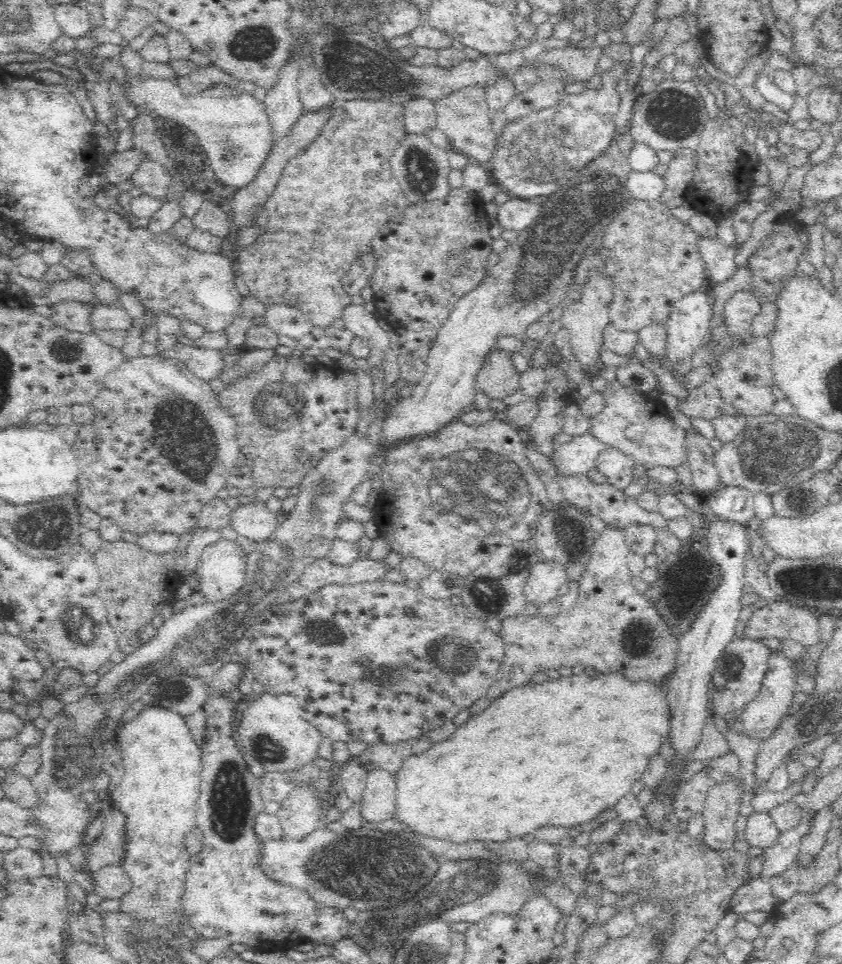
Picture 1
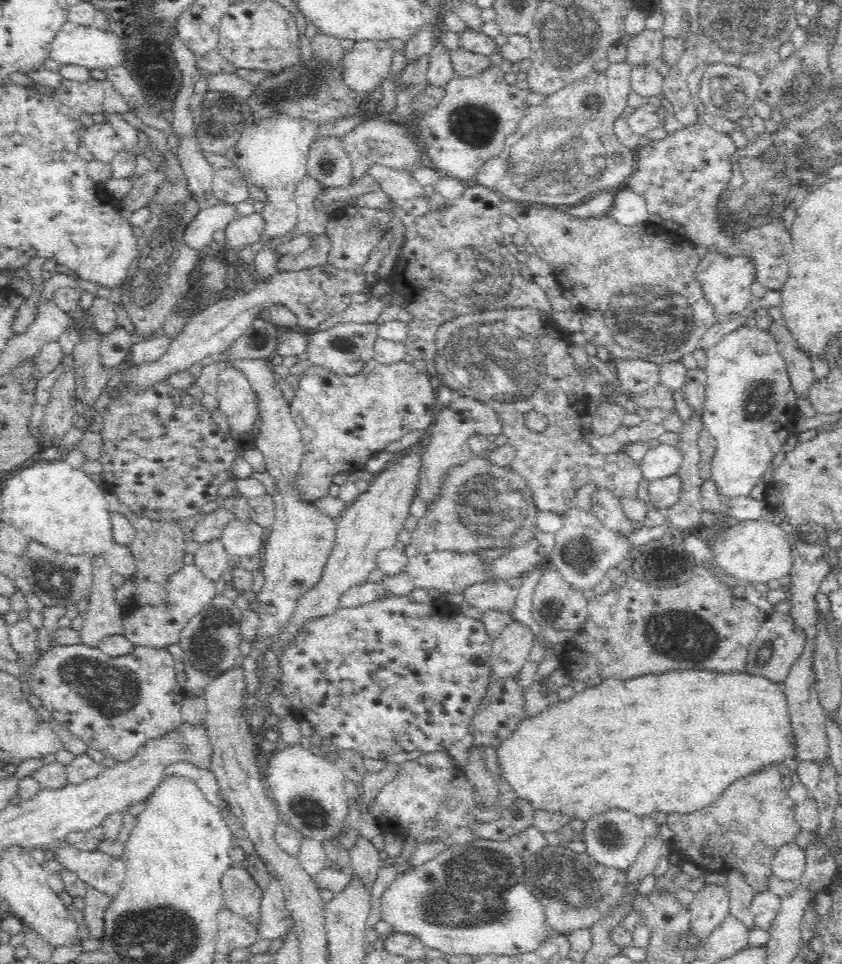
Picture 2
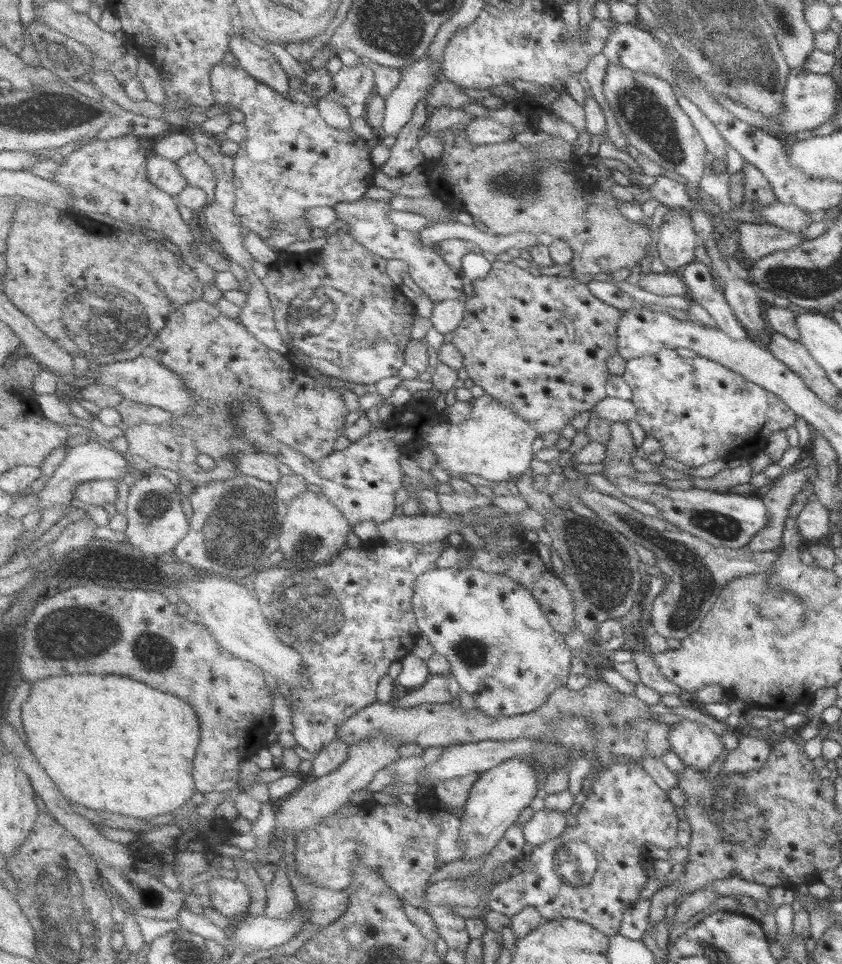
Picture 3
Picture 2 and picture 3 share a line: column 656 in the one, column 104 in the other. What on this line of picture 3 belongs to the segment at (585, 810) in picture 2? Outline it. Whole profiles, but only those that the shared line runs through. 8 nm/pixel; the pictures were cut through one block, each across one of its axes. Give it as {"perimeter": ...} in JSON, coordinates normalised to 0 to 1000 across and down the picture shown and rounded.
{"perimeter":[[[88,699],[52,703],[29,730],[36,774],[71,820],[88,832],[140,844],[178,850],[216,838],[234,820],[234,784],[240,771],[240,749],[221,725],[197,720],[178,710],[140,699]]]}

